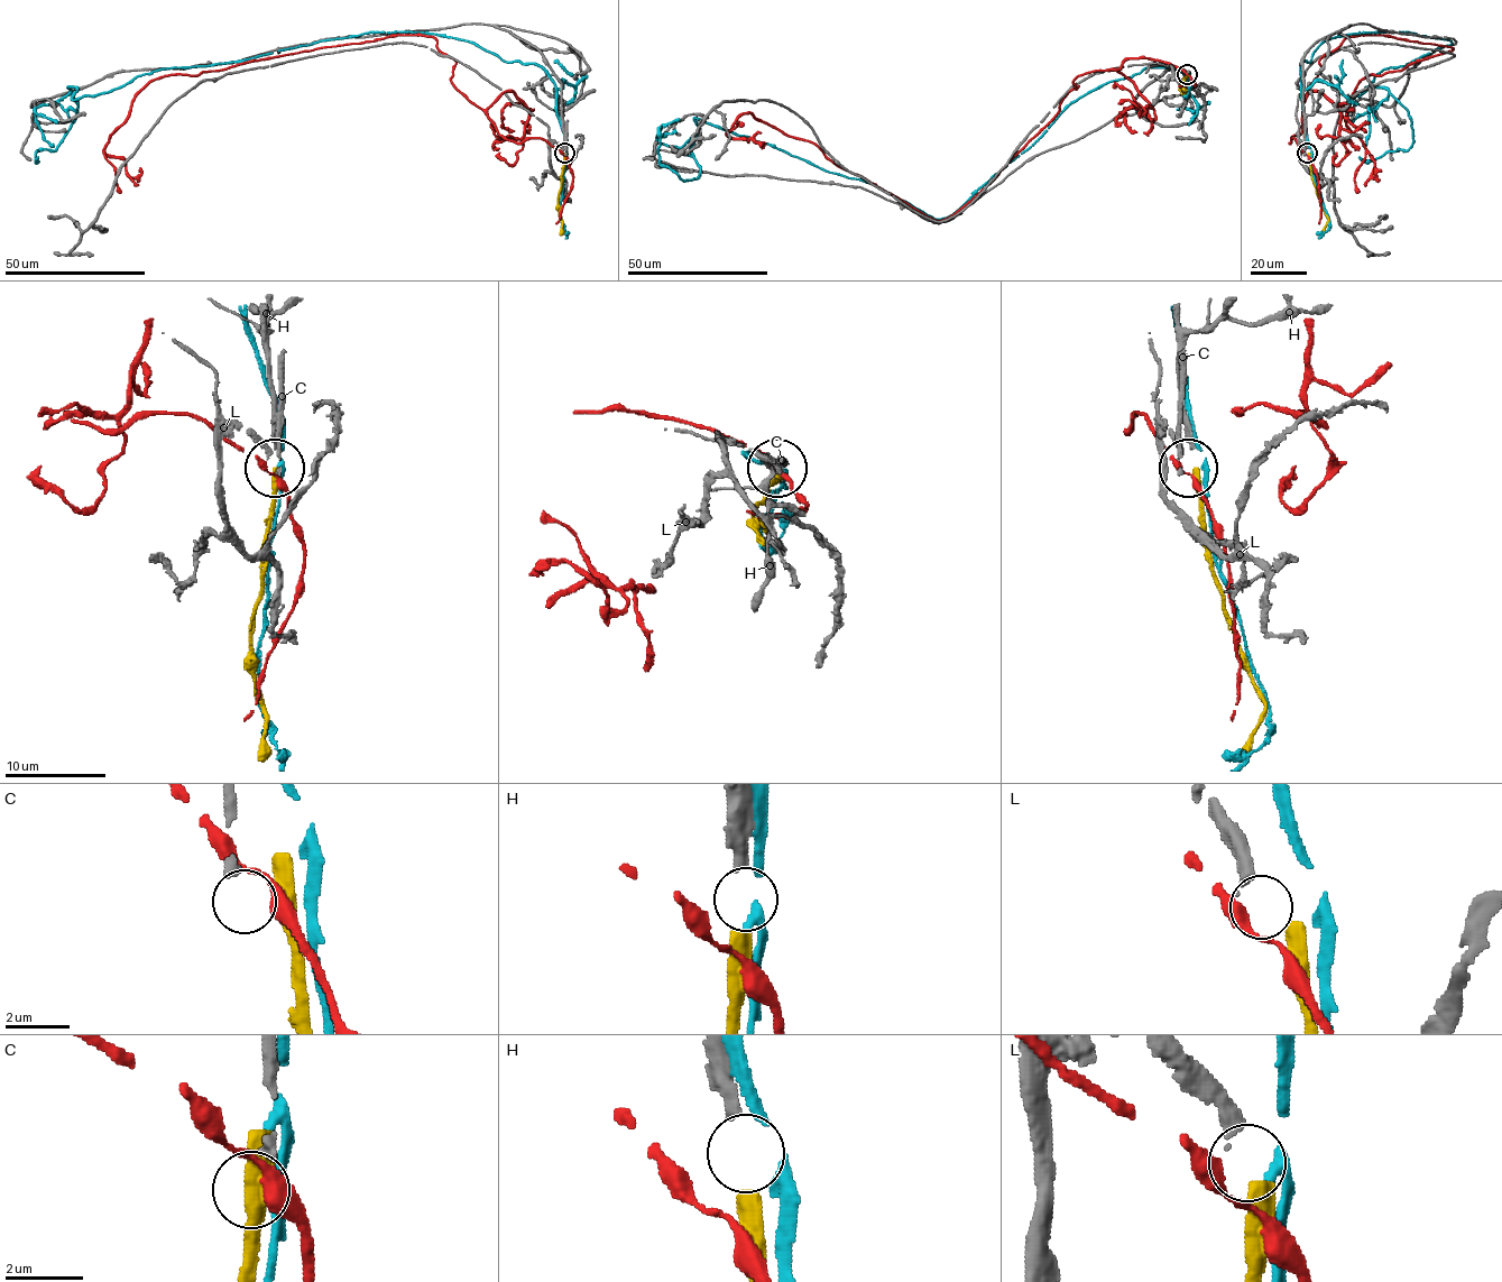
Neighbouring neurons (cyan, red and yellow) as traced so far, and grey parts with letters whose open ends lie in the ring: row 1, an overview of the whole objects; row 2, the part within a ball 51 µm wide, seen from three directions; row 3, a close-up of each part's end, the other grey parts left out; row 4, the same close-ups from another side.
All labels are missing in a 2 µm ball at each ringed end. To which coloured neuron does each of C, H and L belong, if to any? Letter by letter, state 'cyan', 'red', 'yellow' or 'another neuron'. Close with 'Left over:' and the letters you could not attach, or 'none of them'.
C: another neuron
H: yellow
L: another neuron
Left over: C, L

